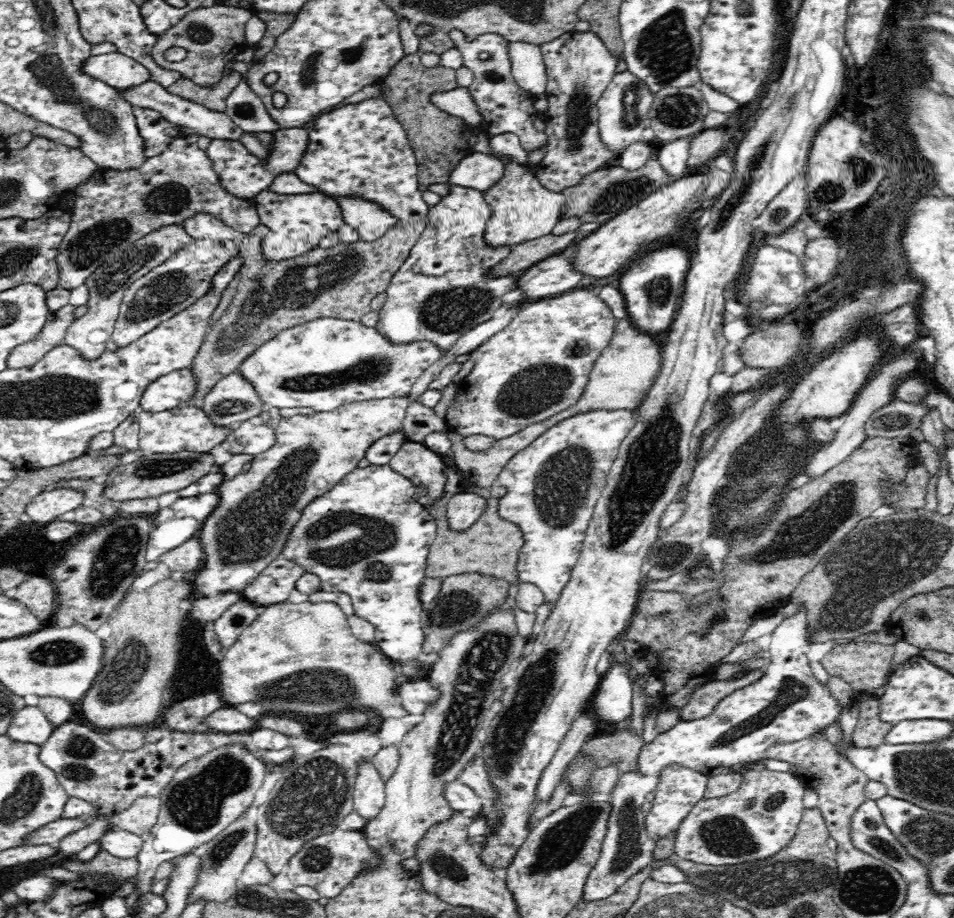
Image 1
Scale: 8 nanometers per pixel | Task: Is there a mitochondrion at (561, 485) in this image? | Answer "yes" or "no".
yes

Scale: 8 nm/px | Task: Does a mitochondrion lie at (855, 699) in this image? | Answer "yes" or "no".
no

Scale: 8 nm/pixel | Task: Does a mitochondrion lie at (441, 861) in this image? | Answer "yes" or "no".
yes

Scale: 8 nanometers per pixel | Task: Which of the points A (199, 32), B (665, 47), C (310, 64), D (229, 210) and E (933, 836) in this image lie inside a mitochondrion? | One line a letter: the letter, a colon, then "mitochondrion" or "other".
A: mitochondrion
B: mitochondrion
C: mitochondrion
D: other
E: mitochondrion

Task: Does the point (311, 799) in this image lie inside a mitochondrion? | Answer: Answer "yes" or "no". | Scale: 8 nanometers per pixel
yes

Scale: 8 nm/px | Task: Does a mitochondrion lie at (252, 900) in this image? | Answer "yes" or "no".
yes

